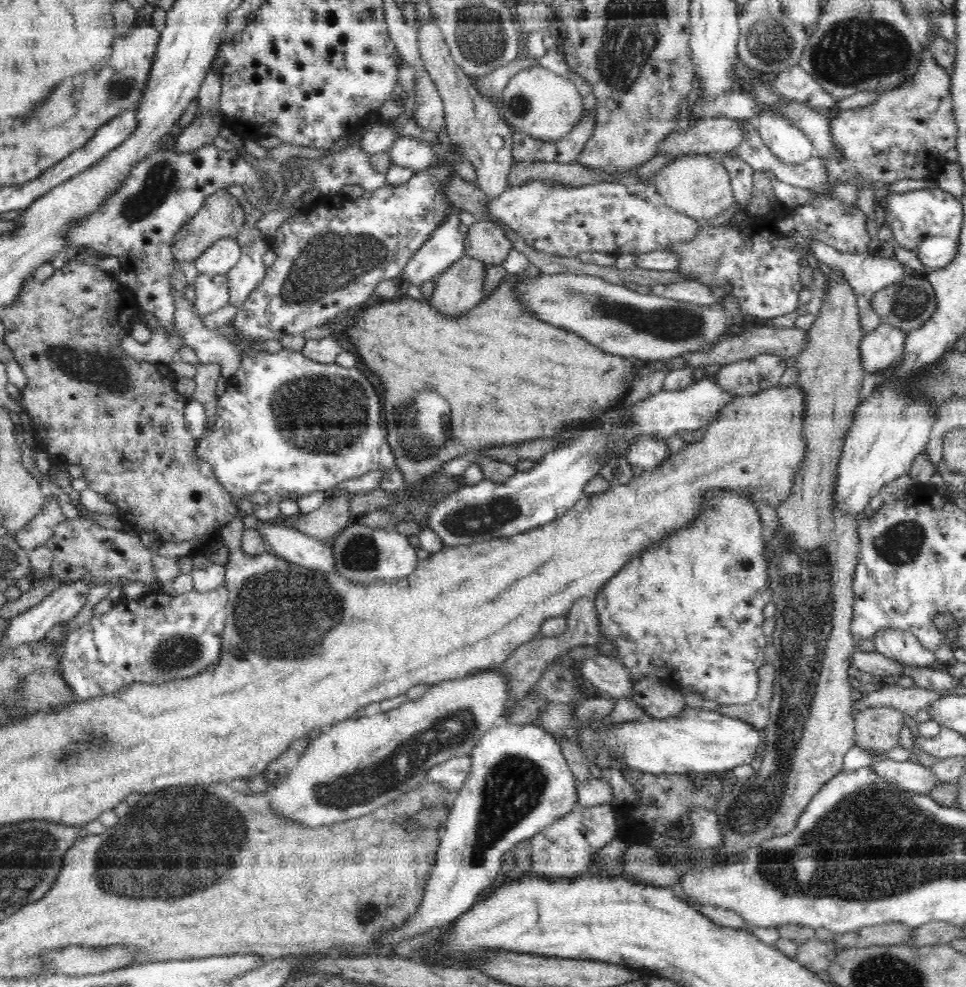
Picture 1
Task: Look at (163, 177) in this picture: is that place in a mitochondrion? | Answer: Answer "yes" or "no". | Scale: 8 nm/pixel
yes

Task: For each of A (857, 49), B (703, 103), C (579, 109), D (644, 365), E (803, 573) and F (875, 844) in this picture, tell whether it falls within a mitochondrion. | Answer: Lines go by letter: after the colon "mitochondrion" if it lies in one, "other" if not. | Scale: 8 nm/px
A: mitochondrion
B: other
C: other
D: other
E: mitochondrion
F: mitochondrion

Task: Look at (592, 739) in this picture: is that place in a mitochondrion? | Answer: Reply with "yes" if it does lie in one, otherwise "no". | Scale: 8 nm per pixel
no

